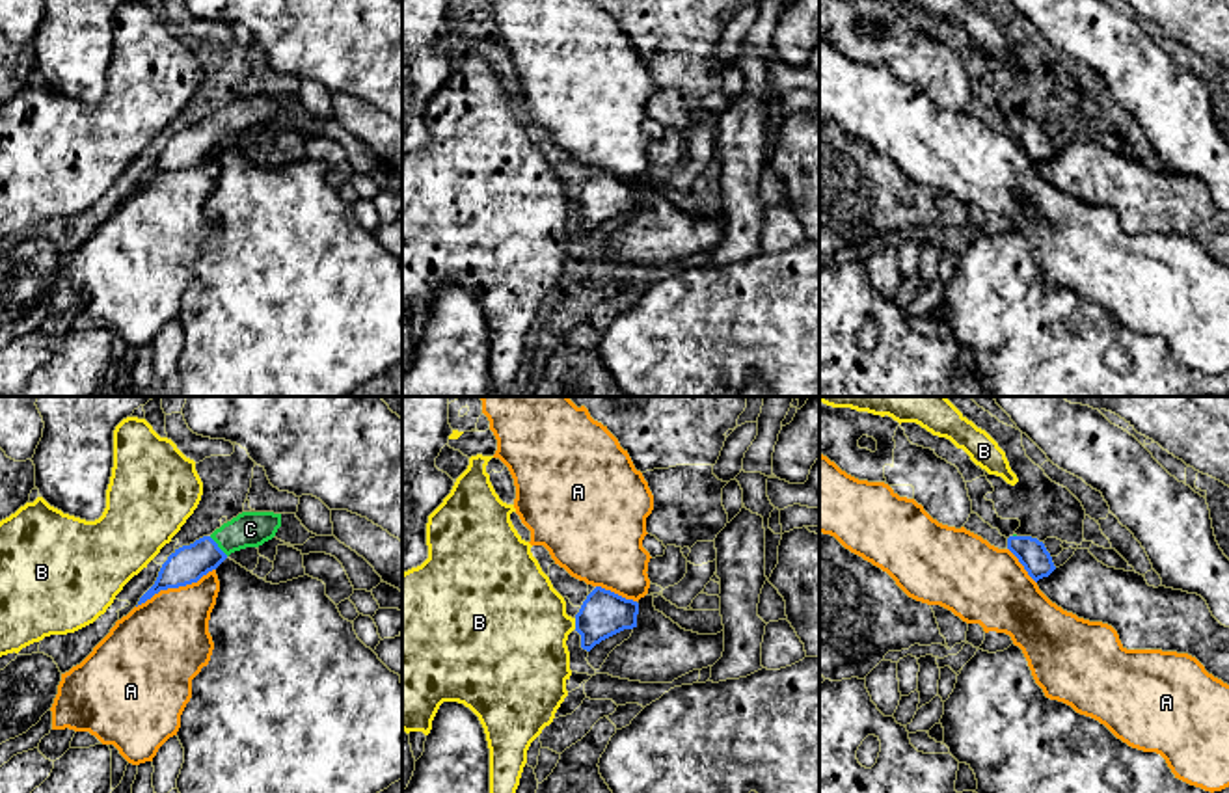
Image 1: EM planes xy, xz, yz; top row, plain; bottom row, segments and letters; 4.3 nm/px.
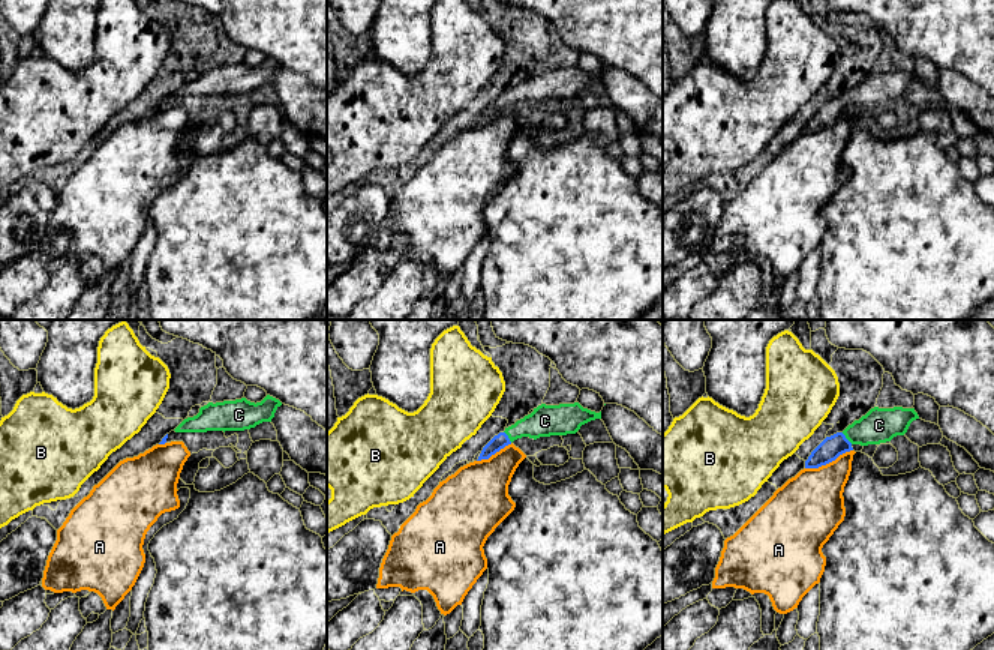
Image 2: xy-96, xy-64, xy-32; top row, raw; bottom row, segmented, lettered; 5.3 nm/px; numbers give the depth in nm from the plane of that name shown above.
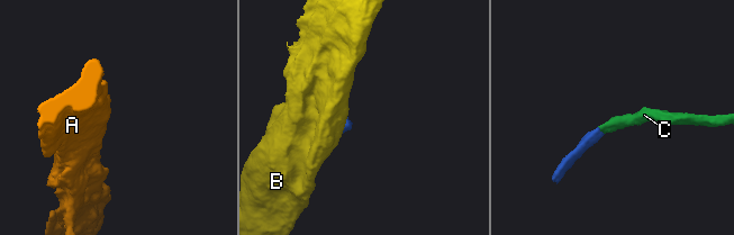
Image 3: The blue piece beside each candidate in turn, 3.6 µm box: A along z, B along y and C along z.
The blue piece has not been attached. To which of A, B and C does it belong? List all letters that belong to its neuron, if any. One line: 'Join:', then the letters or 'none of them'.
Join: C

